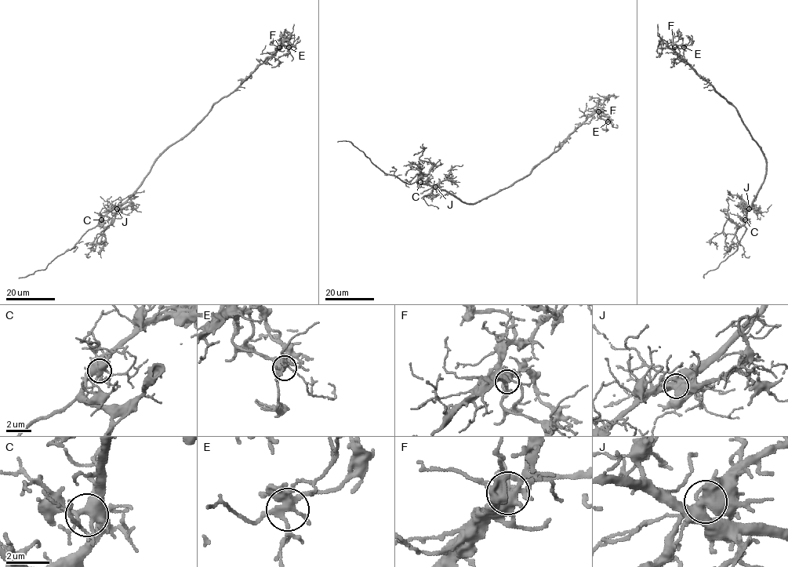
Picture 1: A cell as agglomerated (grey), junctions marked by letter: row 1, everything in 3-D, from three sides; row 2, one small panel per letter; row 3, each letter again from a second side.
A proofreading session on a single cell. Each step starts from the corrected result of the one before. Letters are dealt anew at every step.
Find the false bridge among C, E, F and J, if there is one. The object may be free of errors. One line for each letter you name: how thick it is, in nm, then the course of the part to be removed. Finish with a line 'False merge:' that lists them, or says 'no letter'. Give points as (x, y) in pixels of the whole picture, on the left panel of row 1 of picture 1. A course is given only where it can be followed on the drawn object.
False merge: no letter

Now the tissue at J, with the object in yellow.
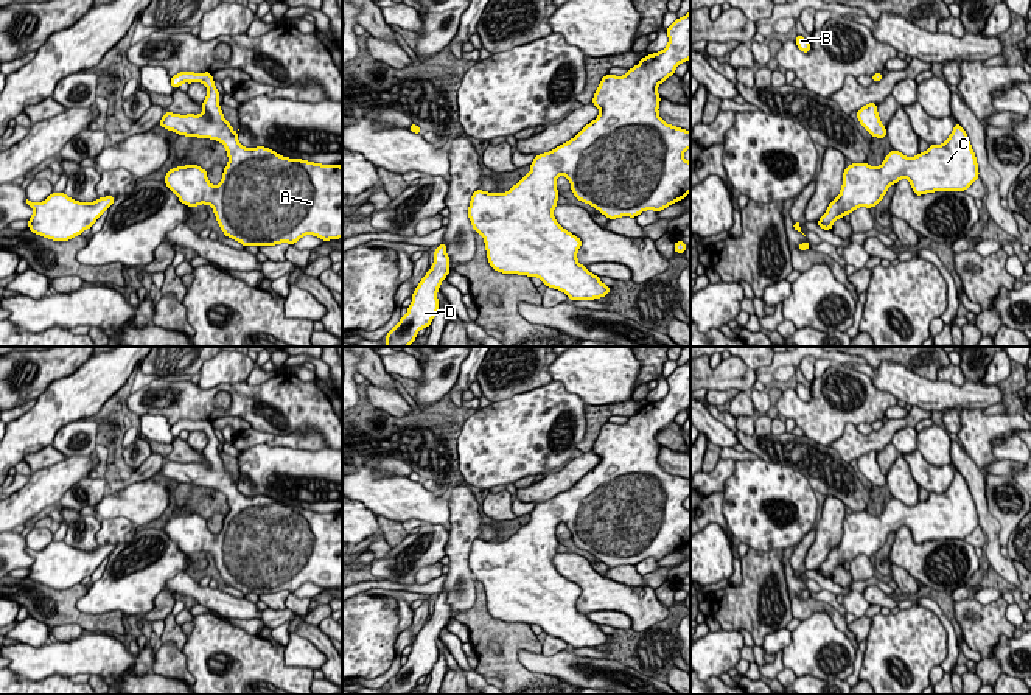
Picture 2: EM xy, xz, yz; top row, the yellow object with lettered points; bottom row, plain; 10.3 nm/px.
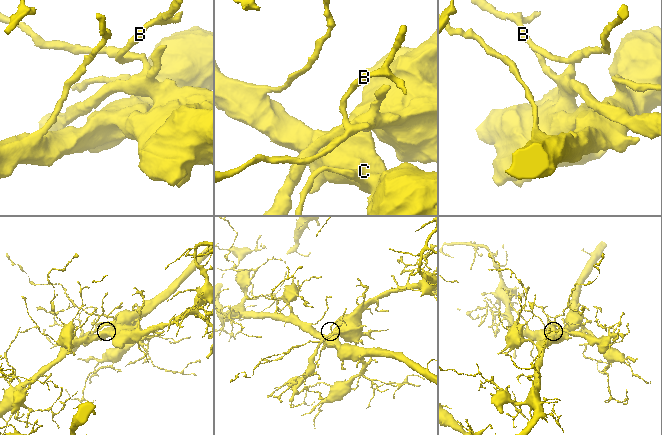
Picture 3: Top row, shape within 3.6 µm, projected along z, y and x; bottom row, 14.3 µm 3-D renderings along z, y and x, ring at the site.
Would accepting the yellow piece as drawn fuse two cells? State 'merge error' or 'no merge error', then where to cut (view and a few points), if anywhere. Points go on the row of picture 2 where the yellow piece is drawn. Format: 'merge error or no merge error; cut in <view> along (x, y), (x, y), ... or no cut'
no merge error; no cut

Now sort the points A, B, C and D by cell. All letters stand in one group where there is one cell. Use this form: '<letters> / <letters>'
A B C D

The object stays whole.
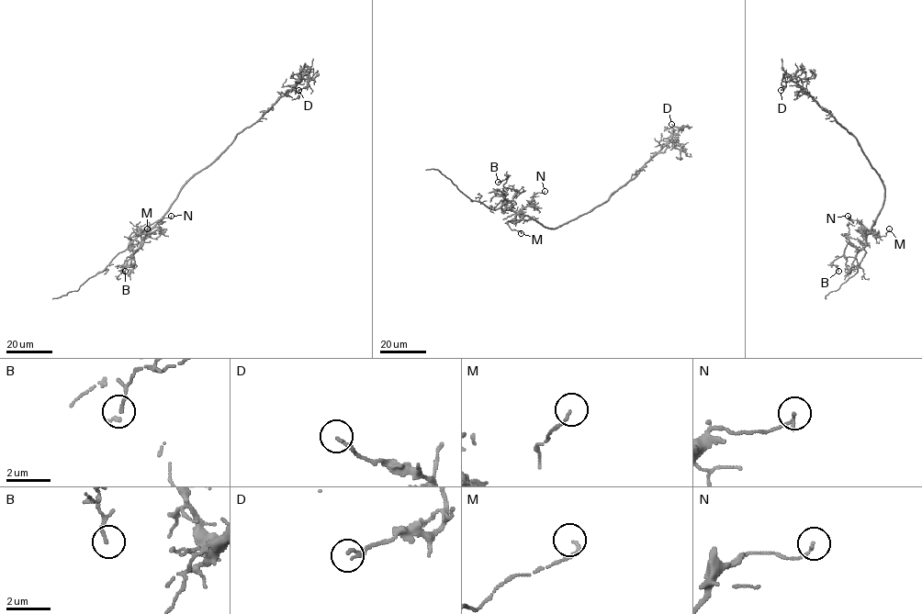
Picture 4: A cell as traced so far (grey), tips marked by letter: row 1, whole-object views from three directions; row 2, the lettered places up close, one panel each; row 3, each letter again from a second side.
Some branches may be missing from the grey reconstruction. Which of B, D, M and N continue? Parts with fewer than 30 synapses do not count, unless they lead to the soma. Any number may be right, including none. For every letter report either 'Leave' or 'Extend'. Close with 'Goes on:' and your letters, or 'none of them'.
B: Leave
D: Leave
M: Leave
N: Leave
Goes on: none of them

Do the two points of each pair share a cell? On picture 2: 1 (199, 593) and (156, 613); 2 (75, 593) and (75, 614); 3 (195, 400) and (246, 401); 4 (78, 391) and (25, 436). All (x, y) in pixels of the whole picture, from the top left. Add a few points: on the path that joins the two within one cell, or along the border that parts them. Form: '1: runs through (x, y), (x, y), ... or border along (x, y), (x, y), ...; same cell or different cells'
1: border along (165, 588), (174, 594); different cells
2: runs through (72, 597), (72, 610); same cell
3: runs through (207, 397), (220, 387), (227, 387), (234, 394); same cell
4: runs through (66, 403), (38, 426); same cell

